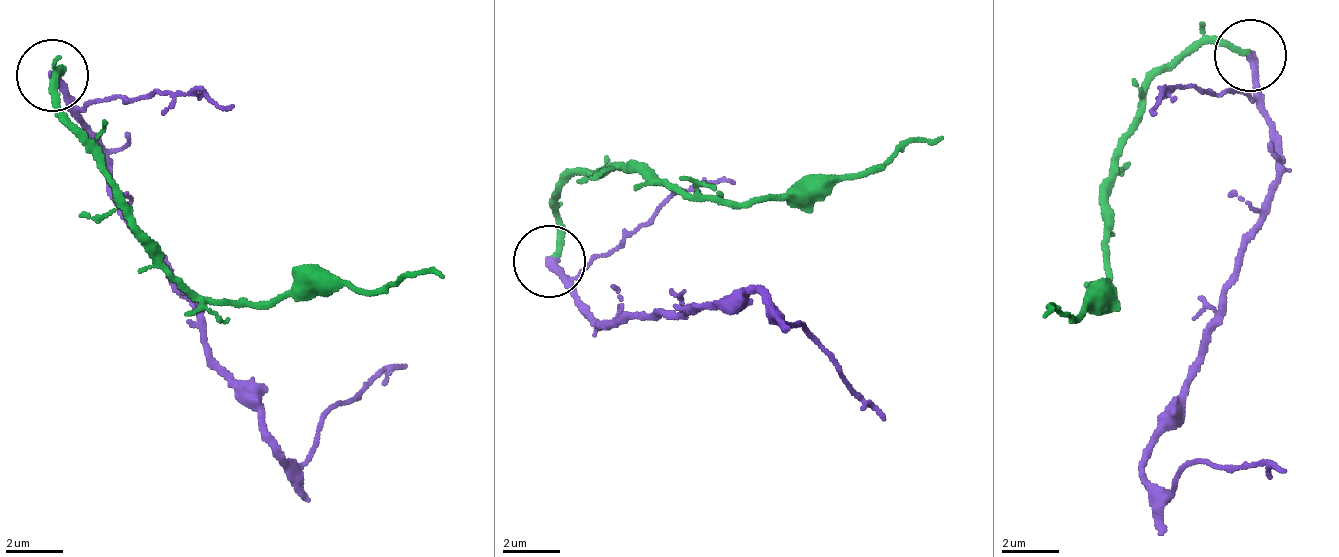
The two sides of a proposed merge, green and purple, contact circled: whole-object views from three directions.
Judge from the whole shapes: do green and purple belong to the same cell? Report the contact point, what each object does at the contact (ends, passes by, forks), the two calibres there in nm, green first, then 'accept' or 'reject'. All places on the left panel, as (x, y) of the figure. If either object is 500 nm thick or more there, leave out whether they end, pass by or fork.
at (52, 75); green ends there; purple ends there; 200 nm thick on the green side, 280 nm on the other; reject

